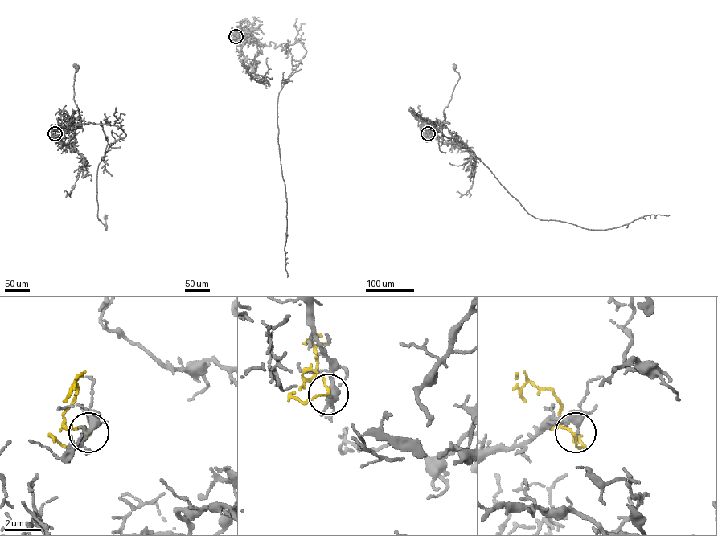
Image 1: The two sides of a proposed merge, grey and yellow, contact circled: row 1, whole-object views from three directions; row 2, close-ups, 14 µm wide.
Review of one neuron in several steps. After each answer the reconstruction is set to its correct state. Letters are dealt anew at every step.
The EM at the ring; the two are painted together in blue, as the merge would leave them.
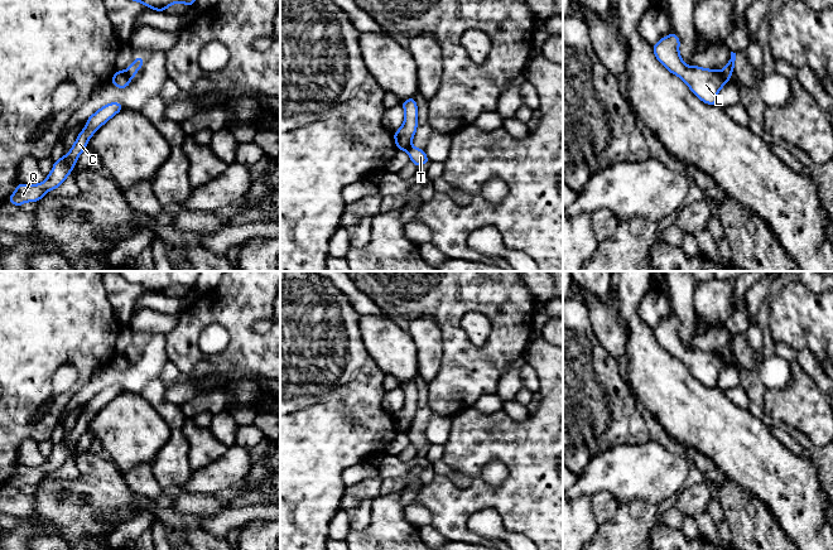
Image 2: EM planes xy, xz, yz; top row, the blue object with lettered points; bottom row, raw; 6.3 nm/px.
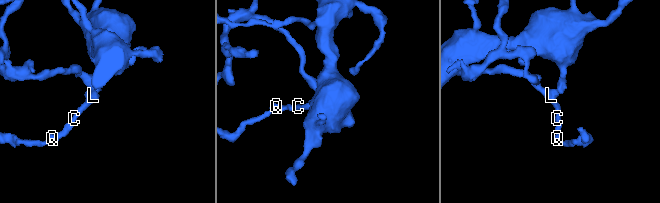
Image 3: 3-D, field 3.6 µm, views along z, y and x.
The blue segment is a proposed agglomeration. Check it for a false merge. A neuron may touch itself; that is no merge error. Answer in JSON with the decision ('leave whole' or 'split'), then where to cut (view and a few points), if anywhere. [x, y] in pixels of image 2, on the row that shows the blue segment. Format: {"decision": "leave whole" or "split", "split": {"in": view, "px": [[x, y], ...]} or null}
{"decision": "split", "split": {"in": "yz", "px": [[720, 71], [727, 81]]}}

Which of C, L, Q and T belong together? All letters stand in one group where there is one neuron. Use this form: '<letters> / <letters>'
C L Q / T

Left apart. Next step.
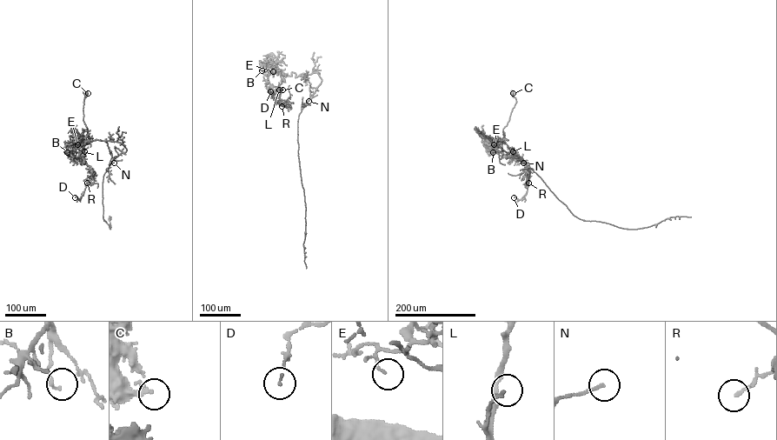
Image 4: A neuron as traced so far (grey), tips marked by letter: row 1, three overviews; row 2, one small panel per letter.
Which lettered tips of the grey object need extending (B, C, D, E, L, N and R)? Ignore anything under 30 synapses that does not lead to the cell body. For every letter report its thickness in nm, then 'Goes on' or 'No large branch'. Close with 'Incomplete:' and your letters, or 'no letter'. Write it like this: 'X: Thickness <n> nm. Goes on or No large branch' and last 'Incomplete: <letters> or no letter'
B: Thickness 150 nm. No large branch
C: Thickness 180 nm. No large branch
D: Thickness 90 nm. No large branch
E: Thickness 60 nm. No large branch
L: Thickness 150 nm. No large branch
N: Thickness 130 nm. No large branch
R: Thickness 140 nm. No large branch
Incomplete: no letter

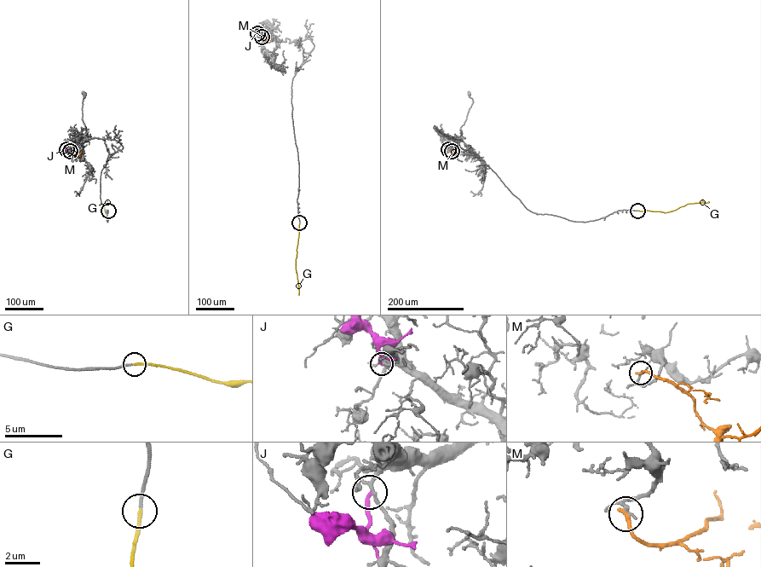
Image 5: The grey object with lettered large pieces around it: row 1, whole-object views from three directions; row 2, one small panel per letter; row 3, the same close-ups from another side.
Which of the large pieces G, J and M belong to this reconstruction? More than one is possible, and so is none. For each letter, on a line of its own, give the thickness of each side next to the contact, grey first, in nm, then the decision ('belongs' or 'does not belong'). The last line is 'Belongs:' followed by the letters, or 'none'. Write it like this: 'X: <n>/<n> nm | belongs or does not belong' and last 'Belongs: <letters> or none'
G: 190/220 nm | belongs
J: 170/220 nm | does not belong
M: 220/240 nm | does not belong
Belongs: G

